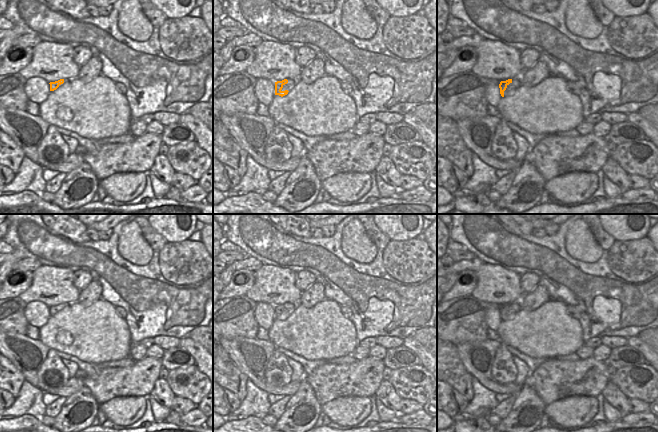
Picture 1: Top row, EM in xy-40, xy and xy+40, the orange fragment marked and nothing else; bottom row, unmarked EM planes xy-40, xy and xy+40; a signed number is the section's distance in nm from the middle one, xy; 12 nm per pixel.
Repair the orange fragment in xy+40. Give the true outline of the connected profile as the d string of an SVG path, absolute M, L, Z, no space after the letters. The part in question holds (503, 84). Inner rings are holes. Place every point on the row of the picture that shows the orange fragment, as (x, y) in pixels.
M520 77L501 81L499 84L500 94L502 97L512 95L514 91L522 84Z

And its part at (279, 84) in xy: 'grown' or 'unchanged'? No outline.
grown

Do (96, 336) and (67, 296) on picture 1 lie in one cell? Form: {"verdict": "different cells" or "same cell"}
{"verdict": "different cells"}

